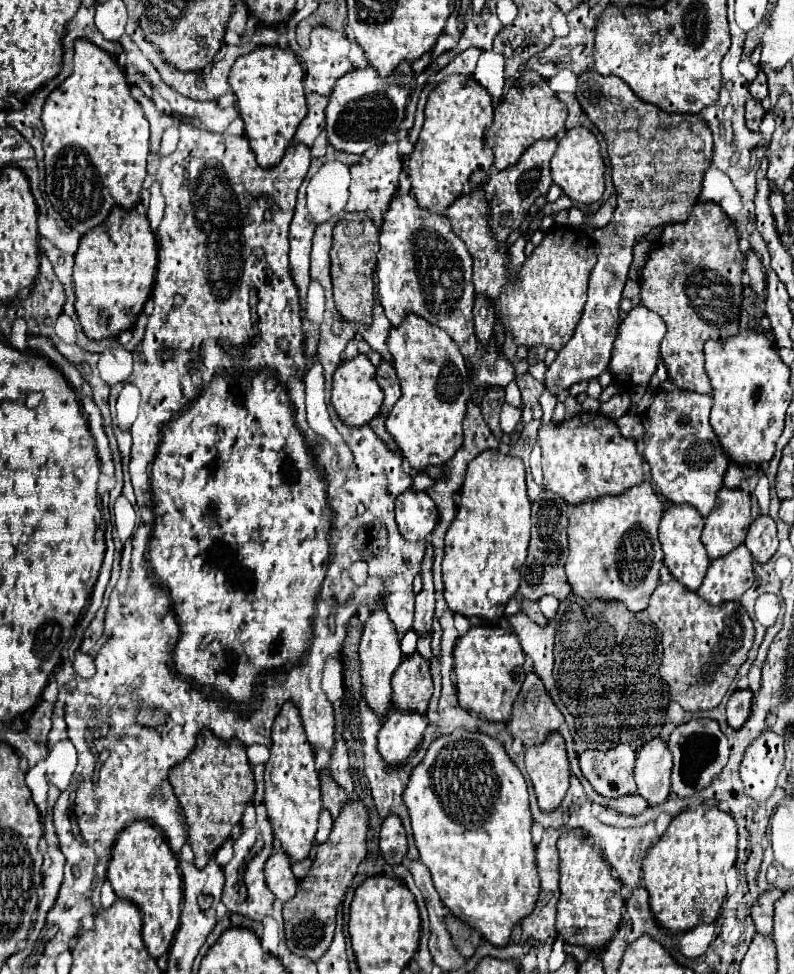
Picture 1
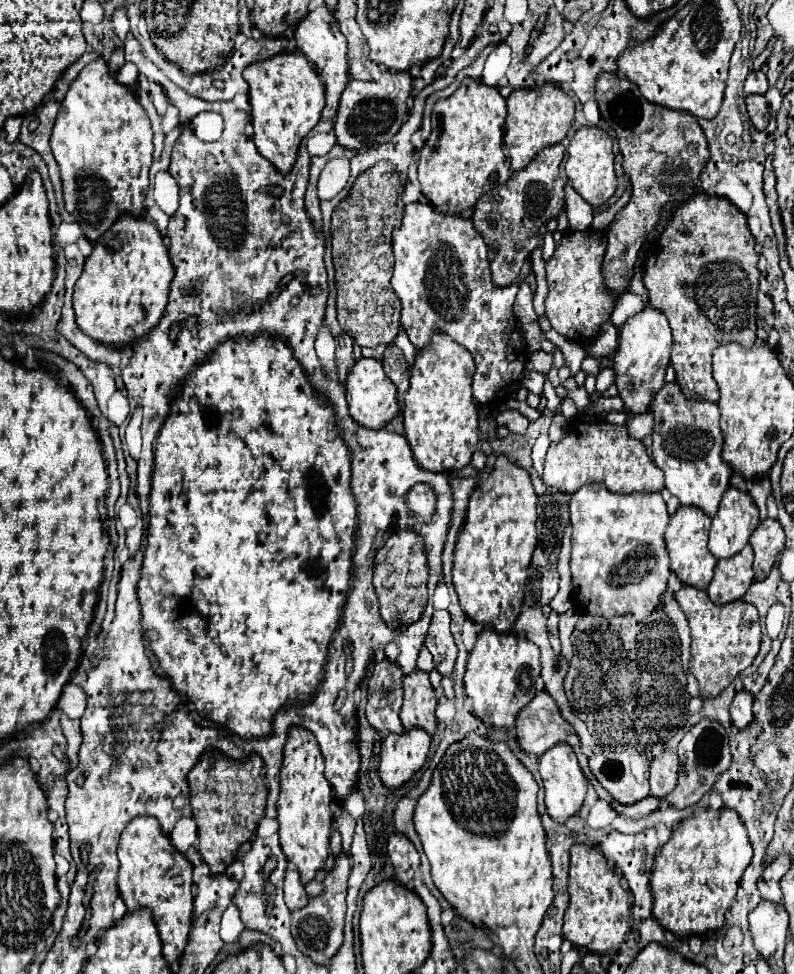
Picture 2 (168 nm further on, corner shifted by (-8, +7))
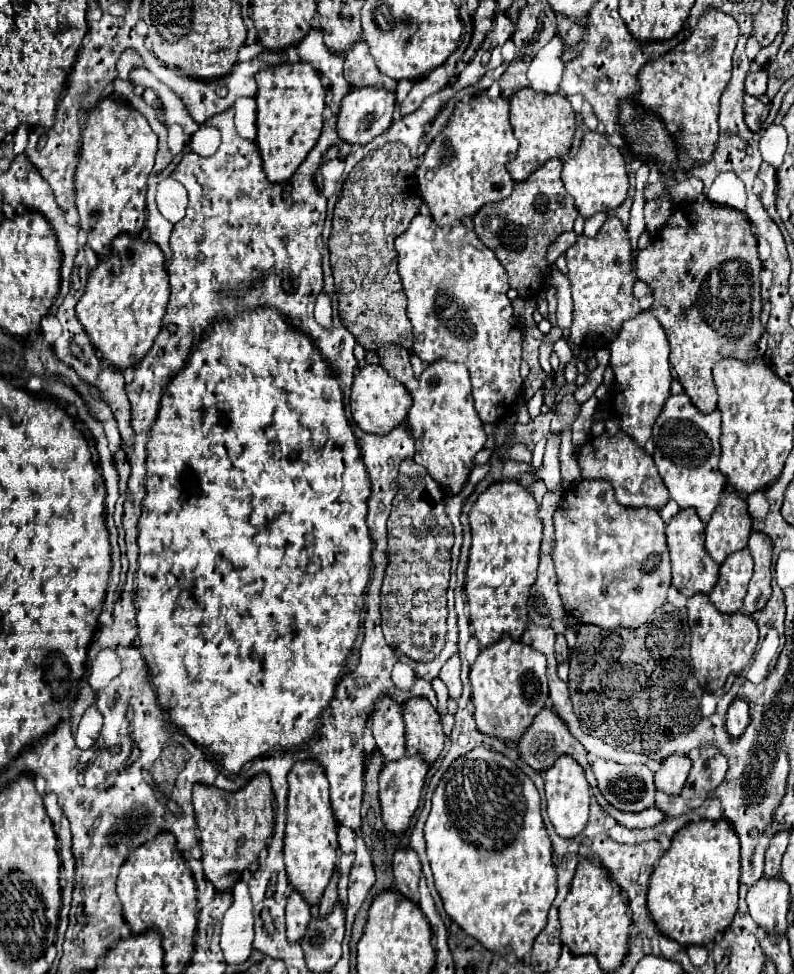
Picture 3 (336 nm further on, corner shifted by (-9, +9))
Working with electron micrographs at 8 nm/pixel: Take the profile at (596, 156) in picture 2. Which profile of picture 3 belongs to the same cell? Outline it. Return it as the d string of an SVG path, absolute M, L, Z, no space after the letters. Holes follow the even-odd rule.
M589 131L583 137L579 151L563 163L561 179L567 193L575 199L575 207L579 209L583 219L593 217L595 213L607 213L611 209L617 209L625 203L629 191L629 177L623 153L619 151L619 147L611 145L605 135L599 135L595 131Z

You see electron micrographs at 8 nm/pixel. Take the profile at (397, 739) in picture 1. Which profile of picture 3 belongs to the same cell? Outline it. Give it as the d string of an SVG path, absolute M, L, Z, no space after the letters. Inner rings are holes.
M403 757L399 761L391 761L391 765L385 763L381 775L379 775L379 799L381 799L381 817L385 823L385 829L399 835L409 829L411 817L415 815L421 799L421 791L425 785L427 765L419 761L419 757Z

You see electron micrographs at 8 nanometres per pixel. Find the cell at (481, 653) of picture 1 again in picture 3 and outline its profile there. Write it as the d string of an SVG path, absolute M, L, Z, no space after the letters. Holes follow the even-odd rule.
M501 637L495 645L483 649L469 673L475 705L475 721L479 733L499 737L503 741L519 741L535 715L545 707L549 697L547 661L543 653L511 637Z

